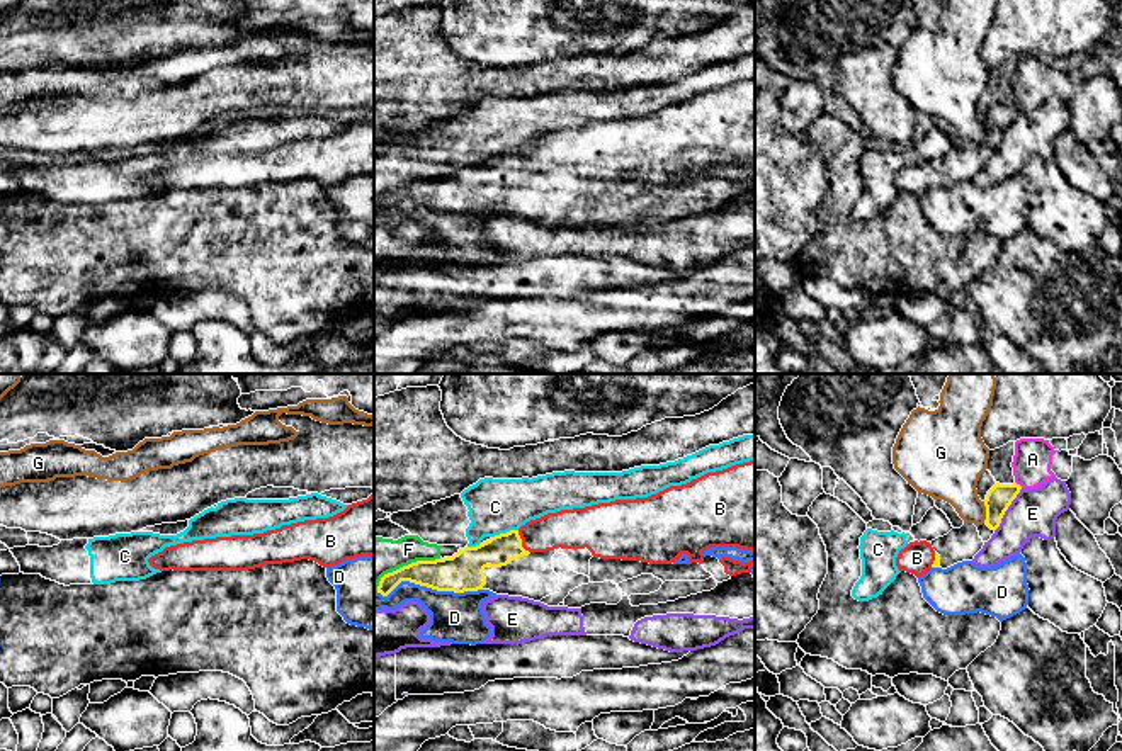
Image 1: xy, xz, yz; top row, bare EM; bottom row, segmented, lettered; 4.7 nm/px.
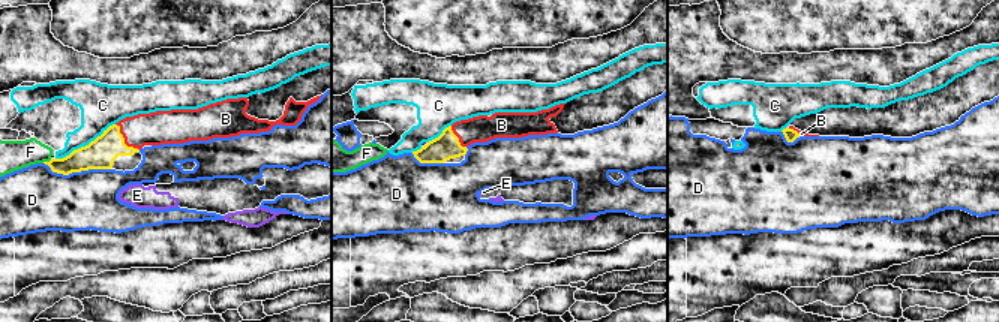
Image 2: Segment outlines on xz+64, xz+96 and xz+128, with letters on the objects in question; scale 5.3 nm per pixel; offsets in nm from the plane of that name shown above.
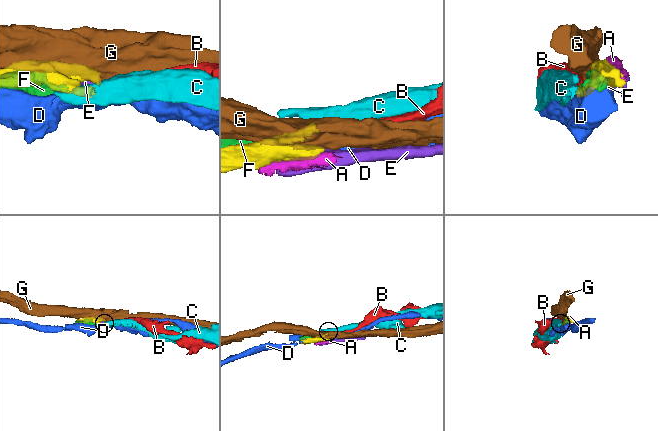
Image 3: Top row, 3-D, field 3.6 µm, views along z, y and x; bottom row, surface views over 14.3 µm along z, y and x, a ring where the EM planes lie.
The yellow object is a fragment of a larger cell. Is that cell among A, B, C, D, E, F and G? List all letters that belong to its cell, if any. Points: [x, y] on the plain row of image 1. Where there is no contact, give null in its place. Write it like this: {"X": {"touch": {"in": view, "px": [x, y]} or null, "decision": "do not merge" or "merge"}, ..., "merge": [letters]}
{"A": {"touch": {"in": "yz", "px": [1019, 104]}, "decision": "do not merge"}, "B": {"touch": {"in": "xz", "px": [521, 162]}, "decision": "merge"}, "C": {"touch": {"in": "xz", "px": [504, 153]}, "decision": "do not merge"}, "D": {"touch": {"in": "xz", "px": [429, 206]}, "decision": "do not merge"}, "E": {"touch": {"in": "yz", "px": [1007, 128]}, "decision": "do not merge"}, "F": {"touch": {"in": "xz", "px": [405, 186]}, "decision": "do not merge"}, "G": {"touch": {"in": "yz", "px": [986, 131]}, "decision": "do not merge"}, "merge": ["B"]}

